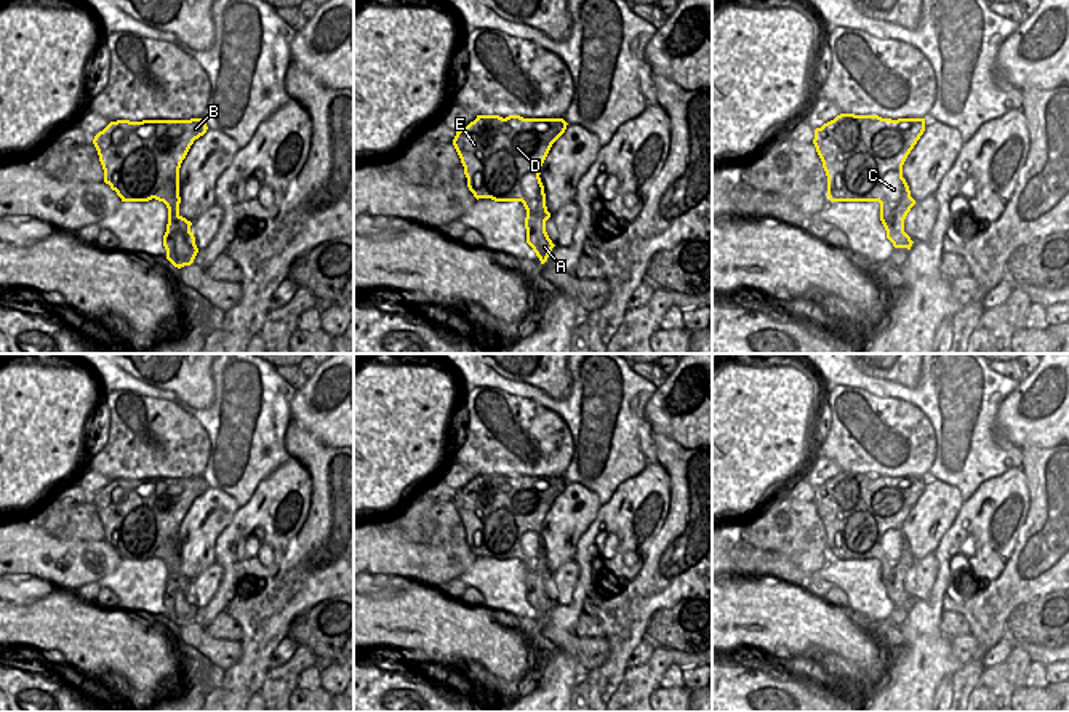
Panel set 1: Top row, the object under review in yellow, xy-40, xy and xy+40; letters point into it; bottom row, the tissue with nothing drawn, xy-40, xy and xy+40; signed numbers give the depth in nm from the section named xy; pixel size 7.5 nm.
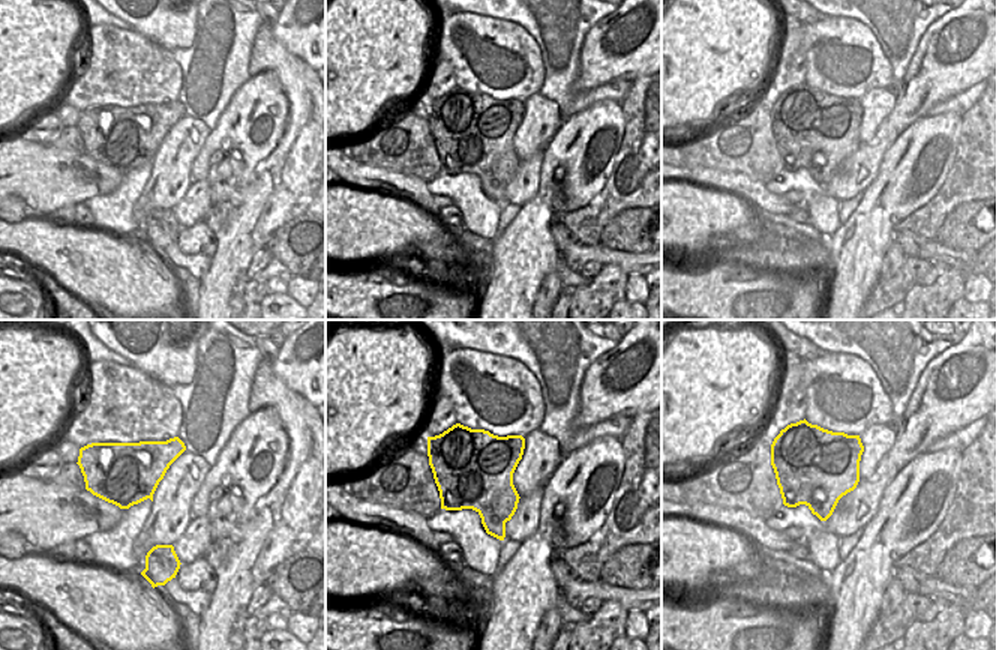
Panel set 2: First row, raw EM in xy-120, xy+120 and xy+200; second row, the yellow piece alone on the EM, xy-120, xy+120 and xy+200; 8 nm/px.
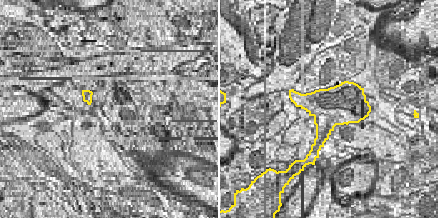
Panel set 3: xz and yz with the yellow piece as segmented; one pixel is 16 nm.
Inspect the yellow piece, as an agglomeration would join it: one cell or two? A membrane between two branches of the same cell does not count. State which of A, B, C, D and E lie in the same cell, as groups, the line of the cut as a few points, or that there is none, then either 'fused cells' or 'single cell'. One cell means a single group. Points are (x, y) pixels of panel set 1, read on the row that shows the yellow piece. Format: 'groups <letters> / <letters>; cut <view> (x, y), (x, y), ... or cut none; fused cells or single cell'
groups A / B C D E; cut xy+40 (908, 212), (898, 212), (892, 218), (892, 228), (887, 231); fused cells

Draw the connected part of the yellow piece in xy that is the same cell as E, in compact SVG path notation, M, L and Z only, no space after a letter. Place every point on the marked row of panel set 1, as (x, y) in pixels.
M477 115L453 139L469 190L477 200L522 202L531 229L533 218L547 211L541 166L567 125L563 118Z

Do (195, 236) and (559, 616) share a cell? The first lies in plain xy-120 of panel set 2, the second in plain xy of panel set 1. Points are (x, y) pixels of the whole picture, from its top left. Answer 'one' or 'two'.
two

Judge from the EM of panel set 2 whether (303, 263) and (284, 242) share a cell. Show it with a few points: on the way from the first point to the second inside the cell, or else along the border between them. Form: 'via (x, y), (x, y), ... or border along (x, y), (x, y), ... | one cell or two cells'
via (300, 258), (288, 246) | one cell

